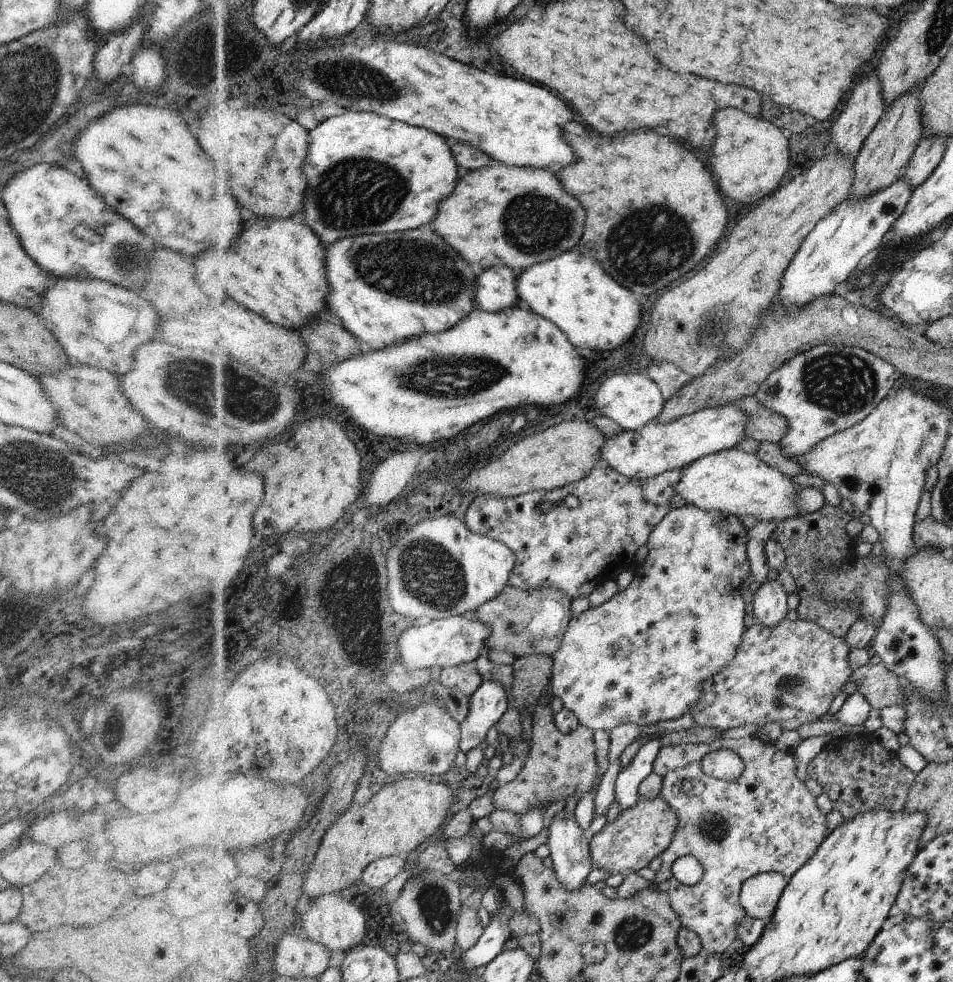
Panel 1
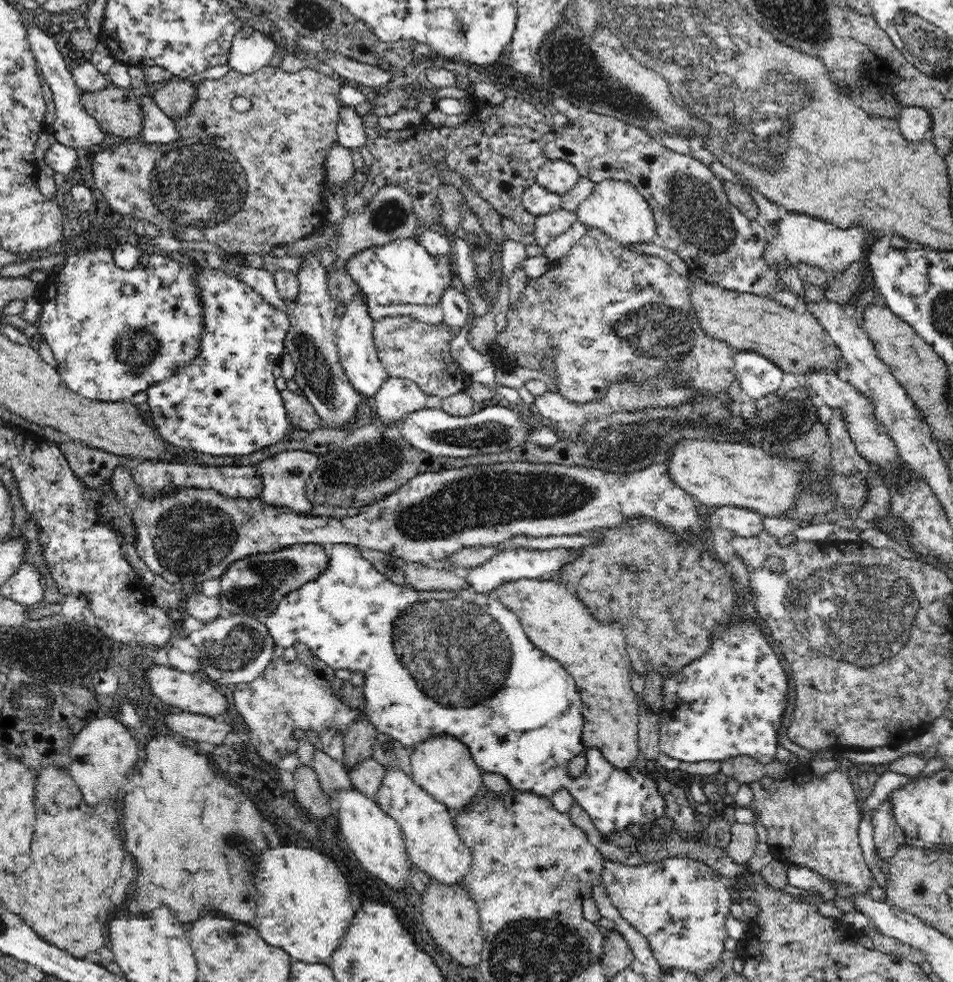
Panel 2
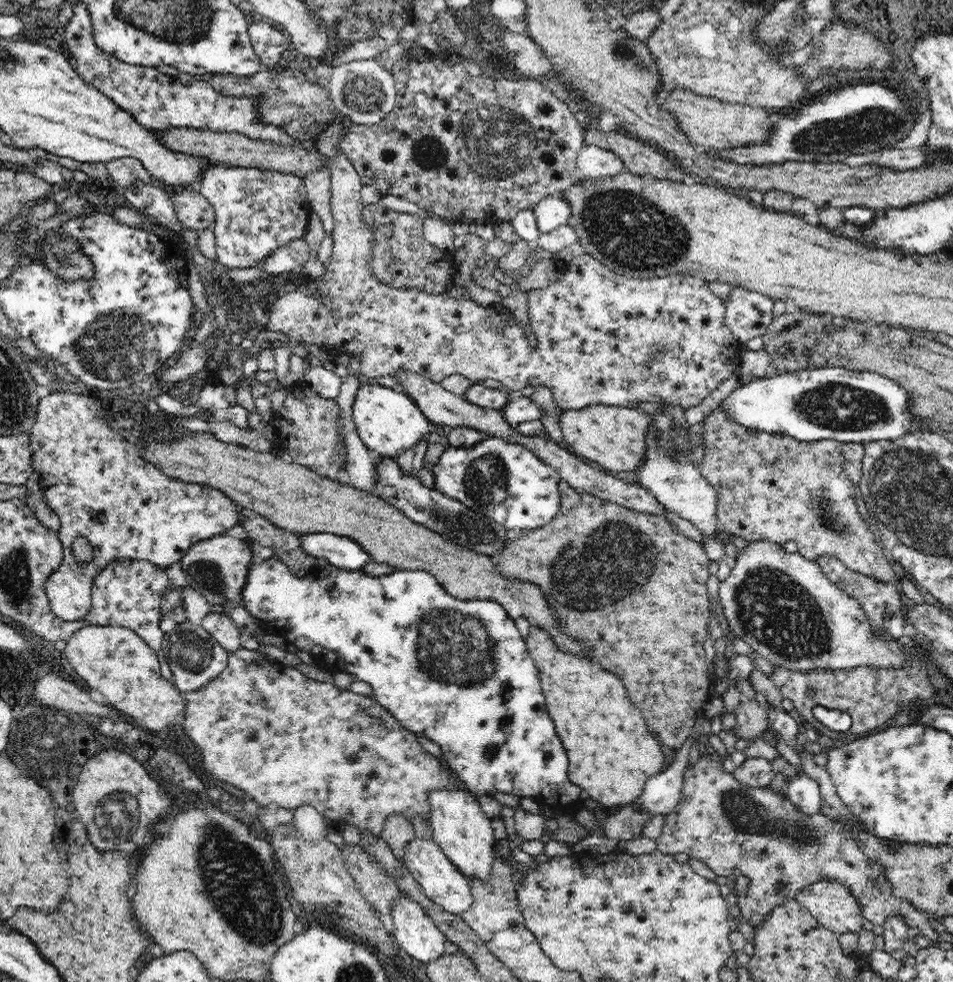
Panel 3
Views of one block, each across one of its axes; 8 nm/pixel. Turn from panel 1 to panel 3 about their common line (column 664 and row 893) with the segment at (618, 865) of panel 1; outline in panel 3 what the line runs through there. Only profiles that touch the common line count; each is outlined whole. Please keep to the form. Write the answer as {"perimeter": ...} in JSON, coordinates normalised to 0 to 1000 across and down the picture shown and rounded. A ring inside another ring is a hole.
{"perimeter":[[[858,895],[839,906],[836,918],[875,951],[901,951],[906,947],[903,922],[887,899]]]}

